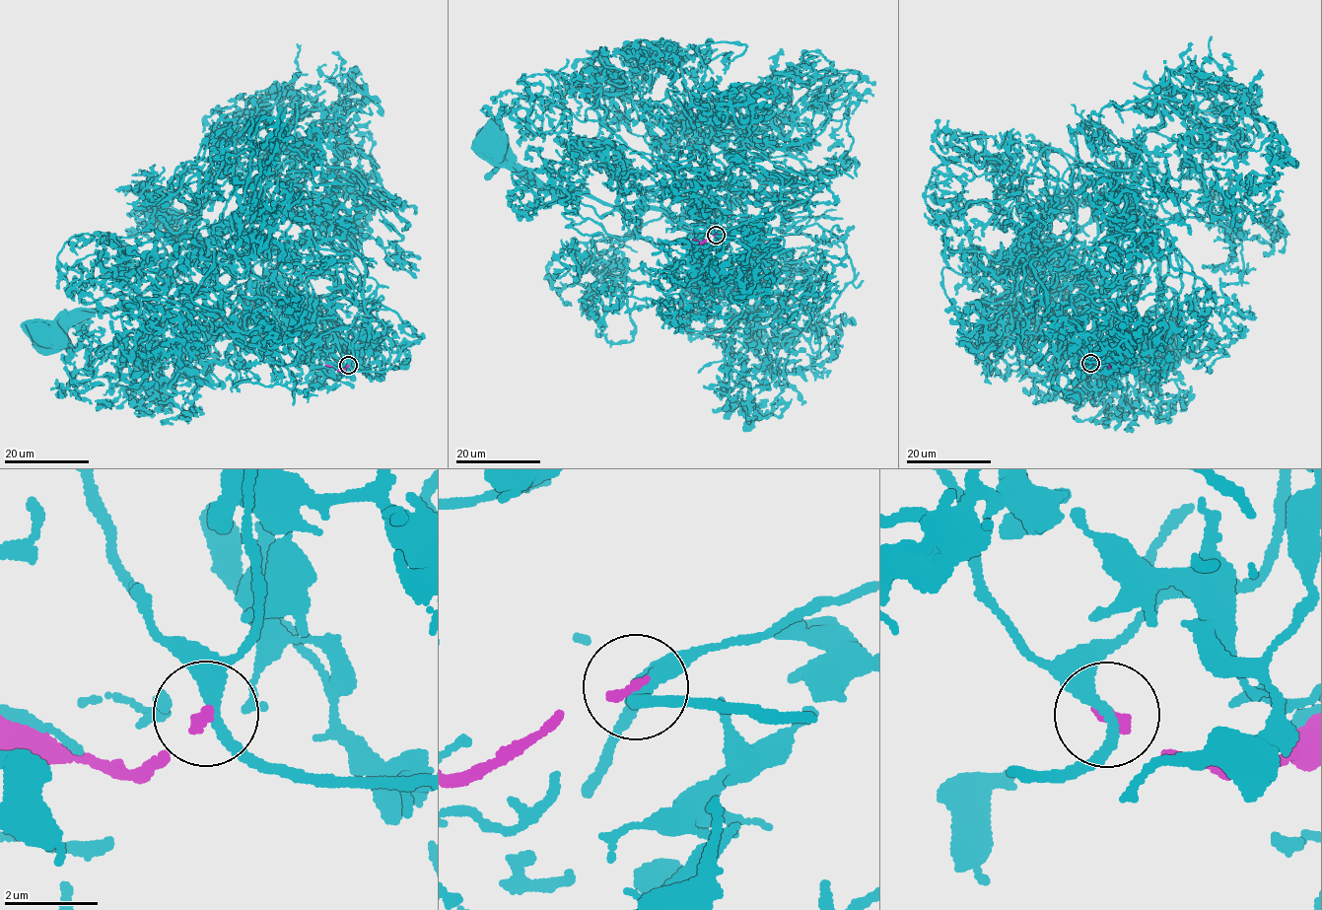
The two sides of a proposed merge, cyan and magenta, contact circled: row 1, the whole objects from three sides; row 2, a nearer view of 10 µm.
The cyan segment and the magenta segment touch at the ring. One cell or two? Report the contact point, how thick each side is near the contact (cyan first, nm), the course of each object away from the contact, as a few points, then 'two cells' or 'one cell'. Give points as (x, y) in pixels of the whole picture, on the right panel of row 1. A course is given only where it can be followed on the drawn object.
at (1090, 363); 280 nm thick on the cyan side, 200 nm on the other; cyan runs (1091, 362), (1118, 306), (1113, 225), (1129, 209), (1179, 315), (1164, 347); magenta runs (1090, 362), (1097, 367), (1110, 367), (1111, 363); two cells

